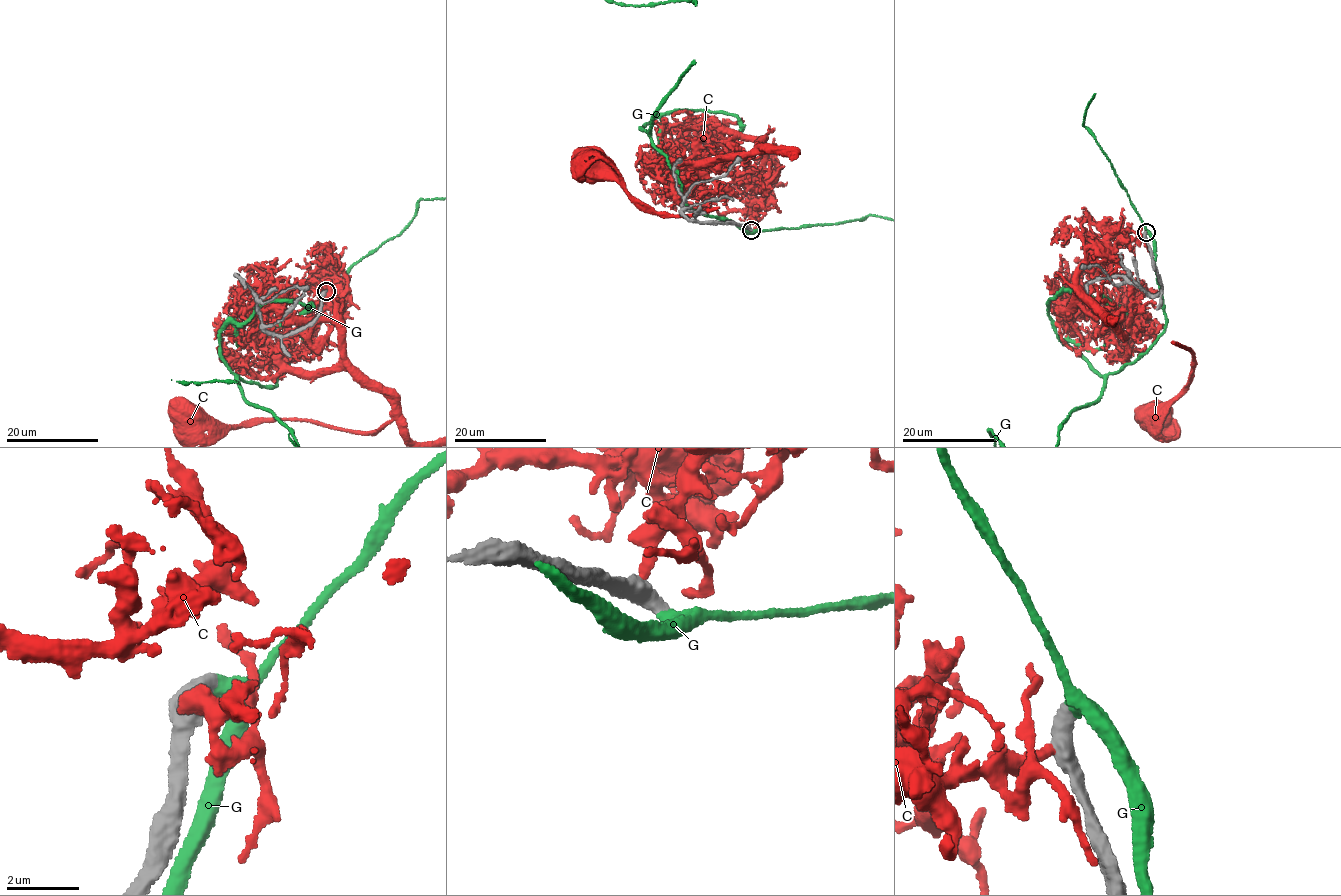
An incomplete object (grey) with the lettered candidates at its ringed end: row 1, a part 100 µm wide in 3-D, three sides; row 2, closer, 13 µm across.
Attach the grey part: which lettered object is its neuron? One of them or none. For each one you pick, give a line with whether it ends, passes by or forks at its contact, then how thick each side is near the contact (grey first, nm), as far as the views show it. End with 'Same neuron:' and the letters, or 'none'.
G: it ends | 480/550 nm
Same neuron: G

